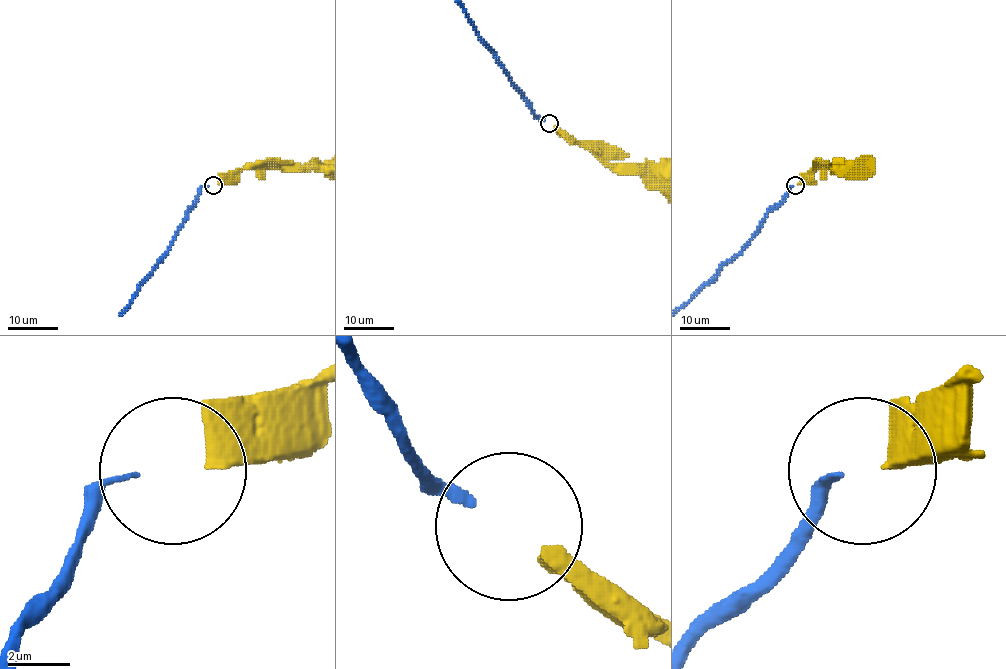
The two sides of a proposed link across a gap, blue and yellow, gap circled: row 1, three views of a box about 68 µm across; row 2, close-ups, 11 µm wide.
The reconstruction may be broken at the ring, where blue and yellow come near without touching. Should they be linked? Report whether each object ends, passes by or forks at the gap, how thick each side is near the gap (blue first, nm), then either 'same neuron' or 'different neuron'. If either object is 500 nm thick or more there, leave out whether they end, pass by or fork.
220 nm thick on the blue side, 500 nm on the other; different neuron

